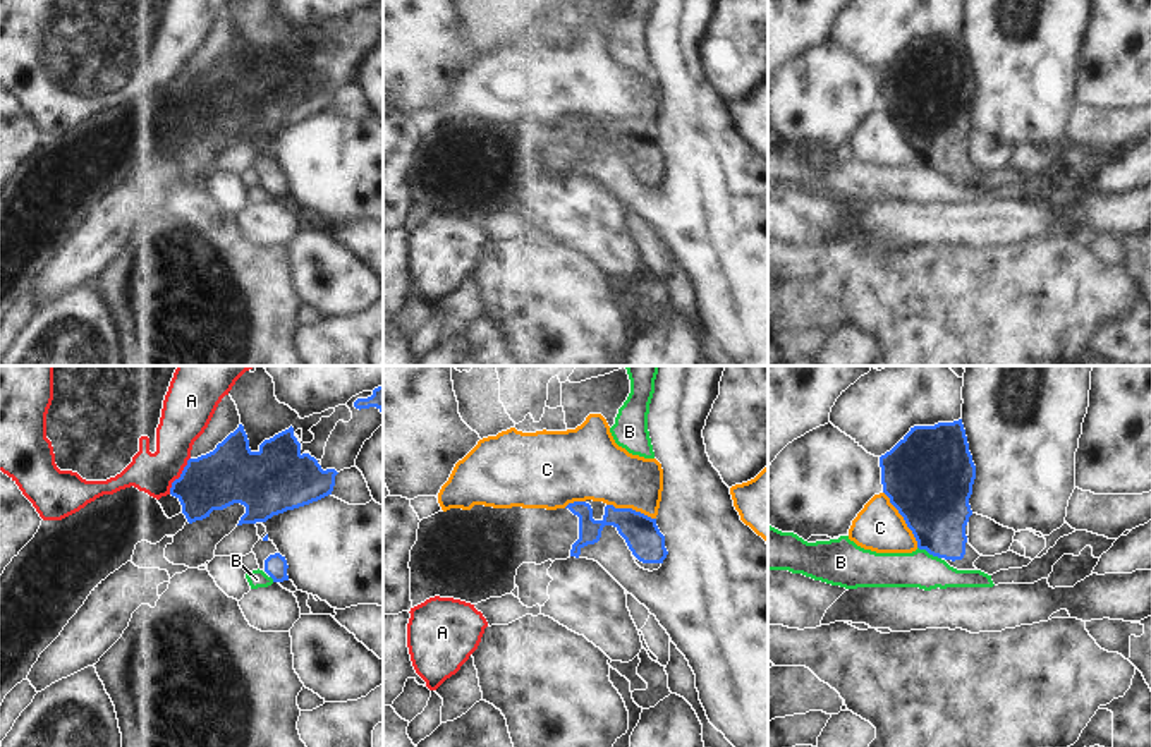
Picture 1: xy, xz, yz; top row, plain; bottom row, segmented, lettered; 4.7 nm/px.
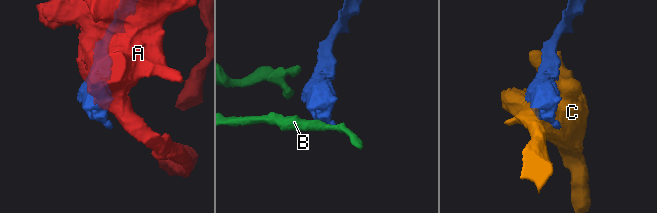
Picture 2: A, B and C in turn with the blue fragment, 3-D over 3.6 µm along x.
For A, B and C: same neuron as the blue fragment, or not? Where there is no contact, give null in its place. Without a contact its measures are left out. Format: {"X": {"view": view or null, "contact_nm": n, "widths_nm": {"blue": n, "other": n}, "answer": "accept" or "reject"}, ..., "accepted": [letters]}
{"A": {"view": "xy", "contact_nm": 200, "widths_nm": {"blue": 280, "other": 200}, "answer": "reject"}, "B": {"view": "yz", "contact_nm": 130, "widths_nm": {"blue": 320, "other": 170}, "answer": "reject"}, "C": {"view": "yz", "contact_nm": 300, "widths_nm": {"blue": 420, "other": 220}, "answer": "reject"}, "accepted": []}

